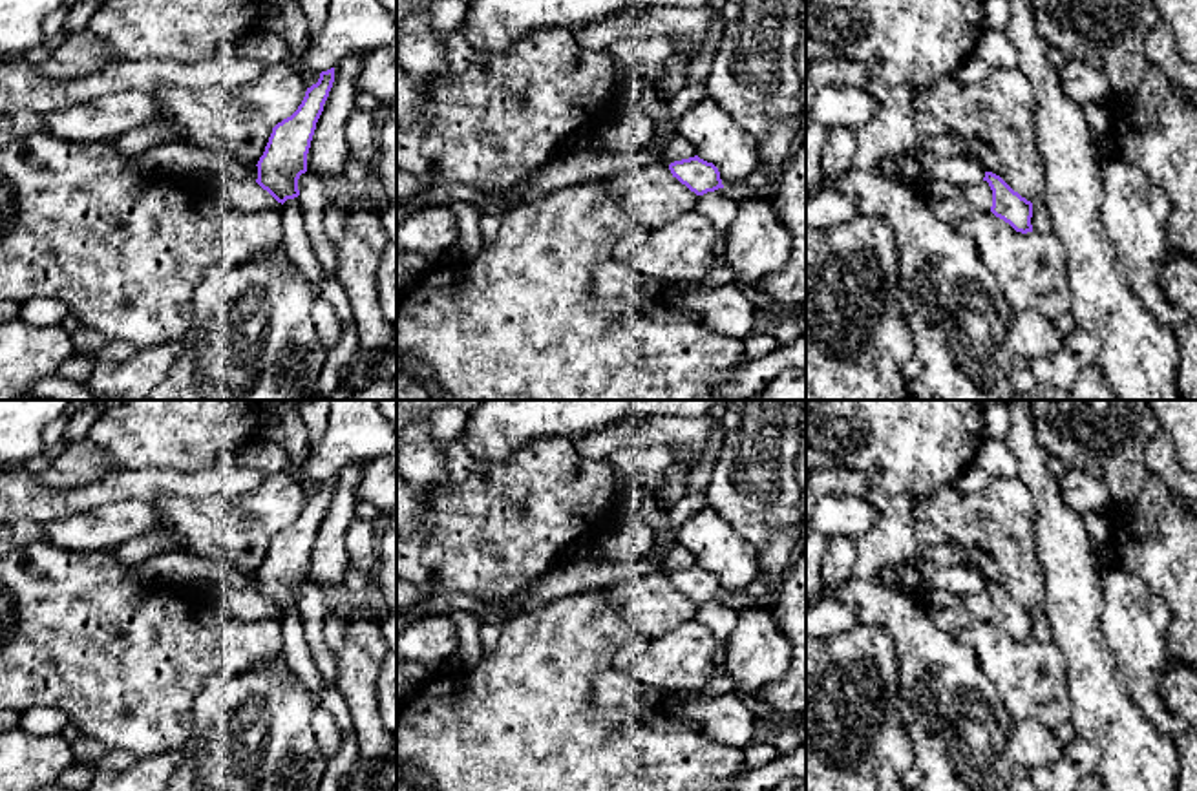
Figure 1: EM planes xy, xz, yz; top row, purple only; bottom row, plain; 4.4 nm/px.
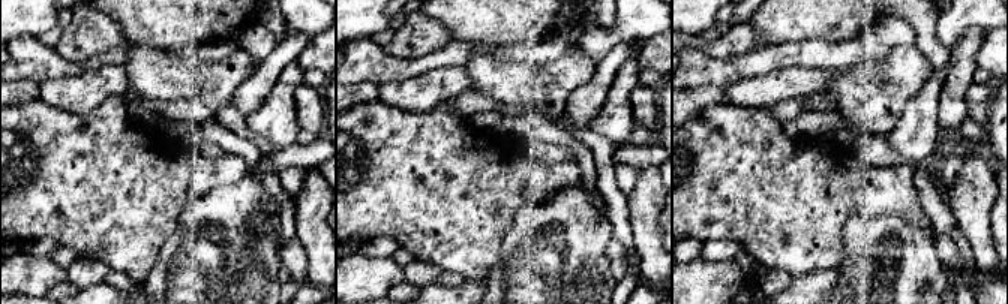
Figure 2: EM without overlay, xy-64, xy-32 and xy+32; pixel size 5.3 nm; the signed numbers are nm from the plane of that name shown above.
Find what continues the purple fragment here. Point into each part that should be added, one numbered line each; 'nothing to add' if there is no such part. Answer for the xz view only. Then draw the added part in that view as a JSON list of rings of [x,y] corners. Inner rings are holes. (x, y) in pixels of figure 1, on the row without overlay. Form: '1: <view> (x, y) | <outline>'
nothing to add

